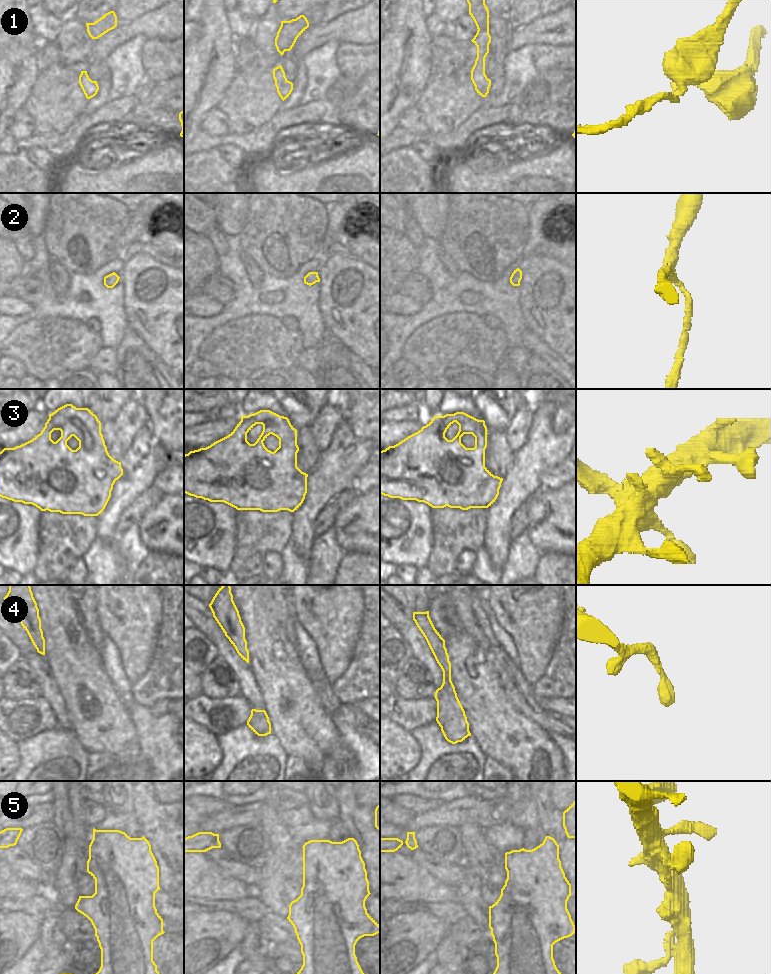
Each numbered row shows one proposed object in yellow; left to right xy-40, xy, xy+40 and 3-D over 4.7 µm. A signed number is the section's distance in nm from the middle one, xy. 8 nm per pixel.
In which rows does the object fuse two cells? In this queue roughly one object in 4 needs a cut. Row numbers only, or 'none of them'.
1

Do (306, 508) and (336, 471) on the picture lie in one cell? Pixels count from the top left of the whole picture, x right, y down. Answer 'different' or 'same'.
same

